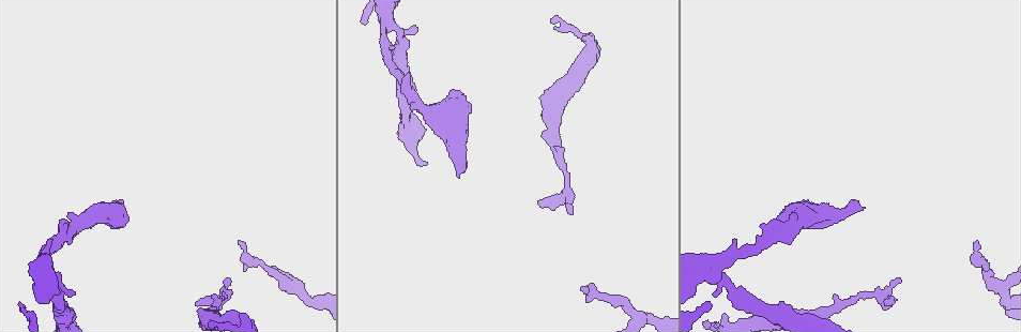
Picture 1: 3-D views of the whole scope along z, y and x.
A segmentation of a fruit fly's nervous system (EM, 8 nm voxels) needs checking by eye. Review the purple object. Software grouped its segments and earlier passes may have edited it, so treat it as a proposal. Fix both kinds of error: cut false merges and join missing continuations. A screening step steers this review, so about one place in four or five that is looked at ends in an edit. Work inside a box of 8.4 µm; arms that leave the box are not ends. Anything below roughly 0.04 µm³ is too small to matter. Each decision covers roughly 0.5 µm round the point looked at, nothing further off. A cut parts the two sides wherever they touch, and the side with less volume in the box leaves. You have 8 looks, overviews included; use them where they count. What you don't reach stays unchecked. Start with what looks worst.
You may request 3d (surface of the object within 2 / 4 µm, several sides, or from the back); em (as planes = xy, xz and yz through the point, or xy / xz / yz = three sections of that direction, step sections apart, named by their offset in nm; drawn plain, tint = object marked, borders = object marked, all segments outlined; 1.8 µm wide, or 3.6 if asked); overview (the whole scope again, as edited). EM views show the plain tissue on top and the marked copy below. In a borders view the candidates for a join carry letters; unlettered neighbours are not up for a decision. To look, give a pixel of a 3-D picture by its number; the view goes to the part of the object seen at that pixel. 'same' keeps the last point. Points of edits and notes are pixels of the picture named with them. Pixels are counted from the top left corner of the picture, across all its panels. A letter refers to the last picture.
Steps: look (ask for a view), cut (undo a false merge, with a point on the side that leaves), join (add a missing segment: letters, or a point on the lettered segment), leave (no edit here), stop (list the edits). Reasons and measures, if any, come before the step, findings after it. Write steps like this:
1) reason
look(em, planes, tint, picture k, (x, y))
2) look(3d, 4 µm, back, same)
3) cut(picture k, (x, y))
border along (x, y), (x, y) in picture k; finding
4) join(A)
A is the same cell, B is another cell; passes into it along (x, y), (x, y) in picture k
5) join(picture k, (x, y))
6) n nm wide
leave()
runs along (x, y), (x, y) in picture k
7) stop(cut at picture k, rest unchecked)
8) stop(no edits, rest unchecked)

free end
look(3d, 2 µm, picture 1, (582, 289))

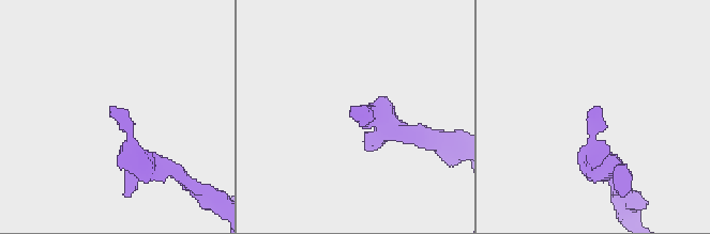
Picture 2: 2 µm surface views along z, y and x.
look(em, xy, step 8, tint, picture 2, (349, 116))

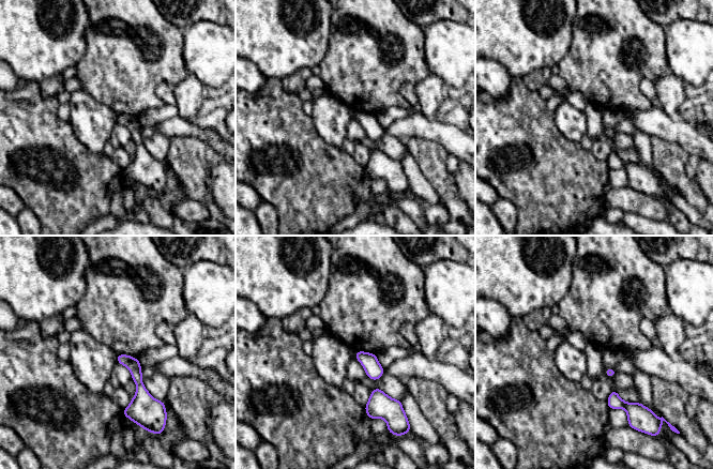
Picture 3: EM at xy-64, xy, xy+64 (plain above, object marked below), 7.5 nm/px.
cut it another way
look(em, planes, borders, same)

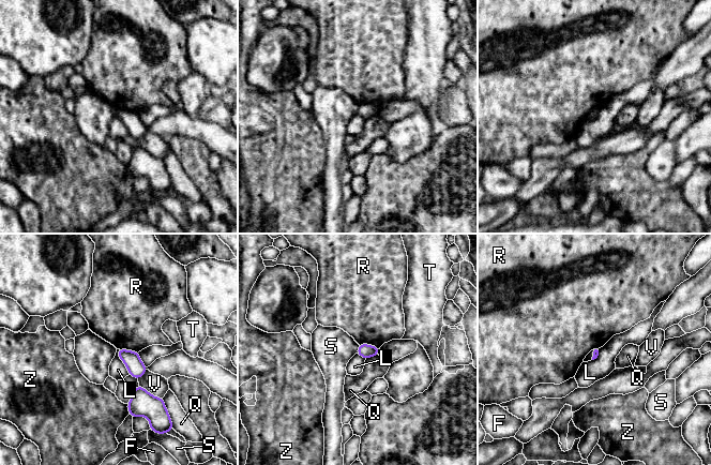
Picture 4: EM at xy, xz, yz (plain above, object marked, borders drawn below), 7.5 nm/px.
leave()
F, L, Q, R, S, T, V and Z are other cells; border along (118, 349), (118, 356), (129, 374) in picture 4; no lettered segment goes on from it

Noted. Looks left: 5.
three-way junction
look(em, 3.6 µm, planes, tint, picture 1, (382, 38))

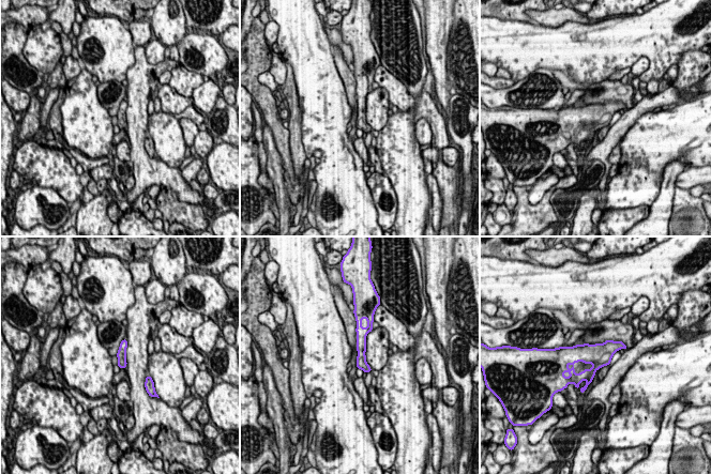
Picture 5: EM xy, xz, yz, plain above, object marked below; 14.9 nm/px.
see the neighbours
look(em, 3.6 µm, planes, borders, same)

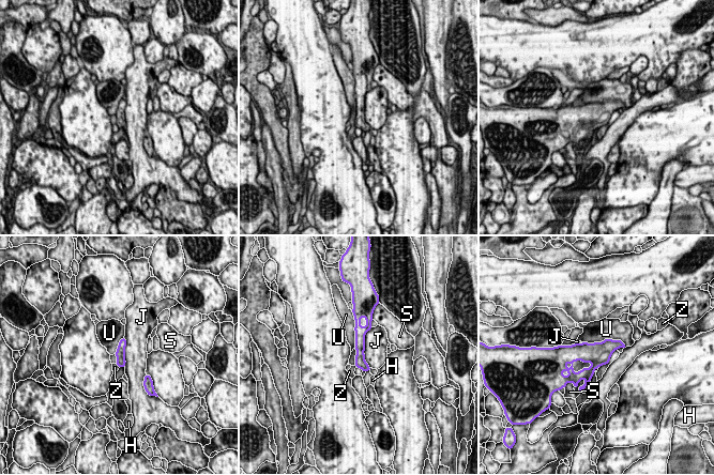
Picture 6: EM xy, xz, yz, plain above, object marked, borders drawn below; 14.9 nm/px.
U touches over 650 nm
leave()
H, J, S, U and Z are other cells; runs along (358, 324), (360, 362), (365, 368) in picture 6; continuous, no second neuron

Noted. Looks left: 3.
look(3d, 4 µm, back, picture 1, (888, 303))

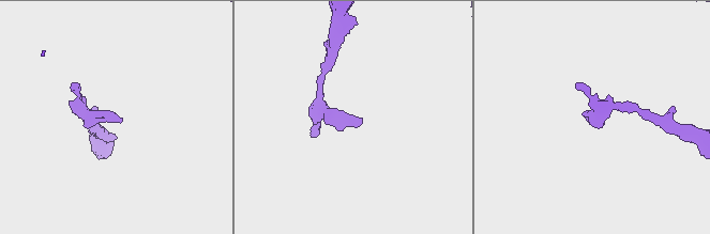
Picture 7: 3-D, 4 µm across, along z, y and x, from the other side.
shape alone is not enough
look(em, 3.6 µm, yz, step 8, borders, picture 7, (361, 123))

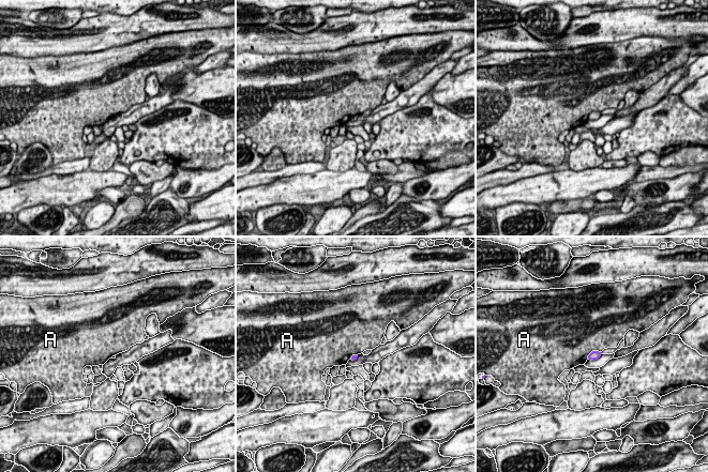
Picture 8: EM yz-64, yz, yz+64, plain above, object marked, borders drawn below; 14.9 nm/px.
another direction
look(em, 3.6 µm, planes, borders, same)

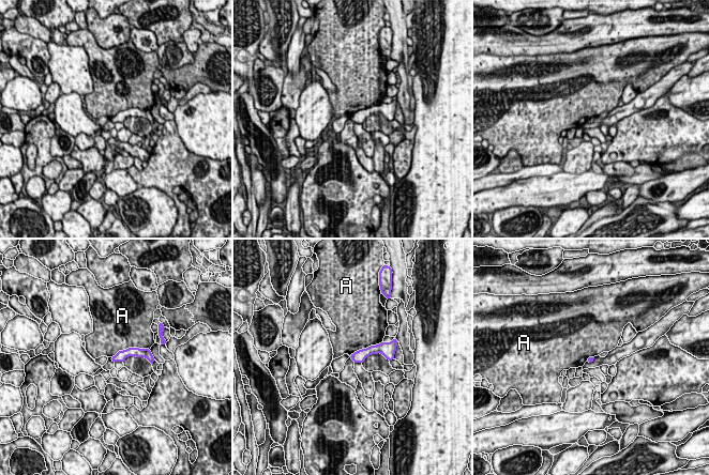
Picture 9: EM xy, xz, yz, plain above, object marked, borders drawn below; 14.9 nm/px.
leave()
A is another cell; runs along (142, 352), (127, 352), (115, 358) in picture 9; none of them fits

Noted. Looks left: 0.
stop(no edits, rest unchecked)

